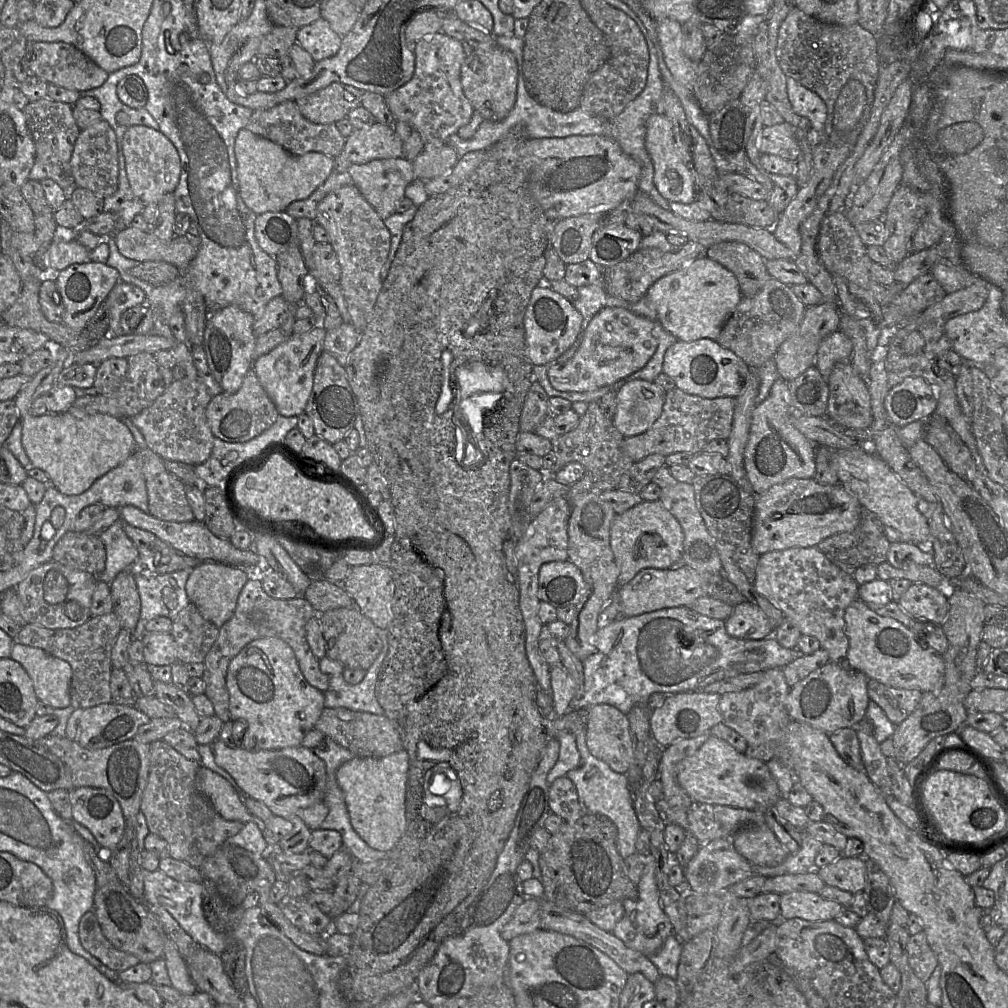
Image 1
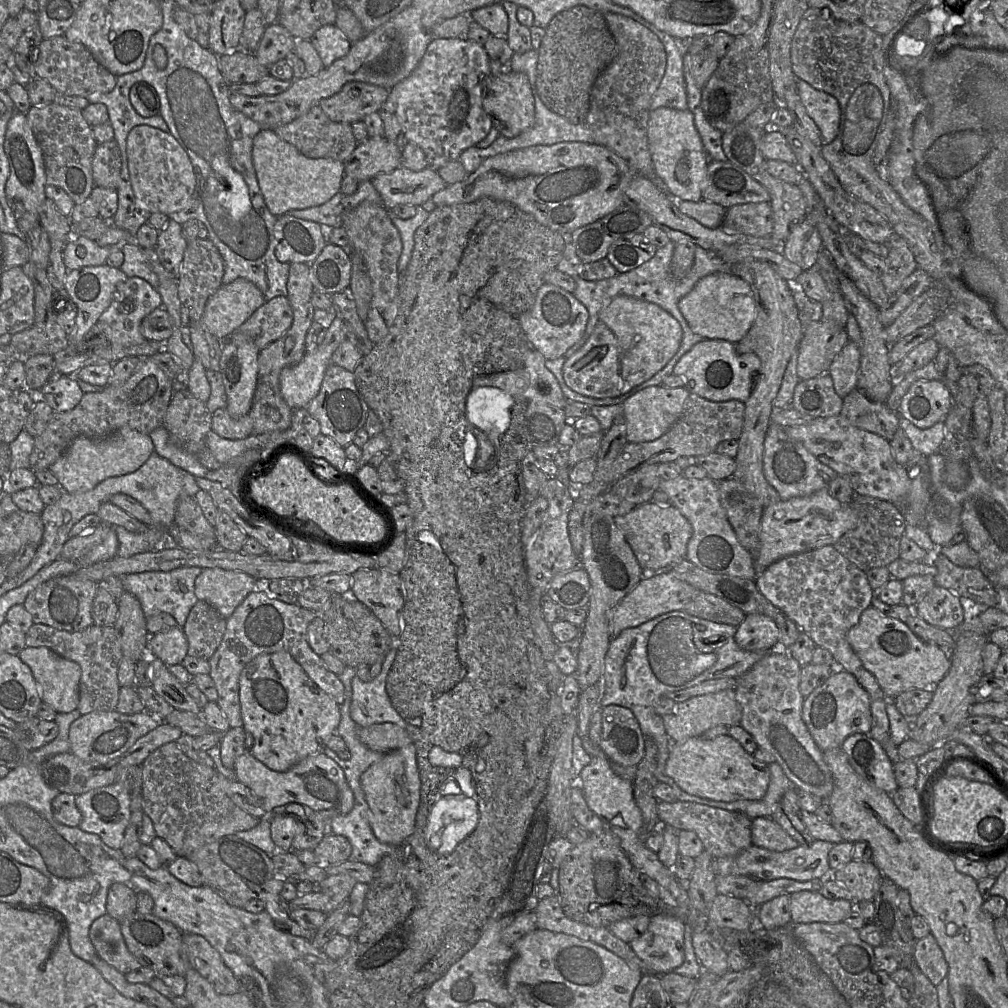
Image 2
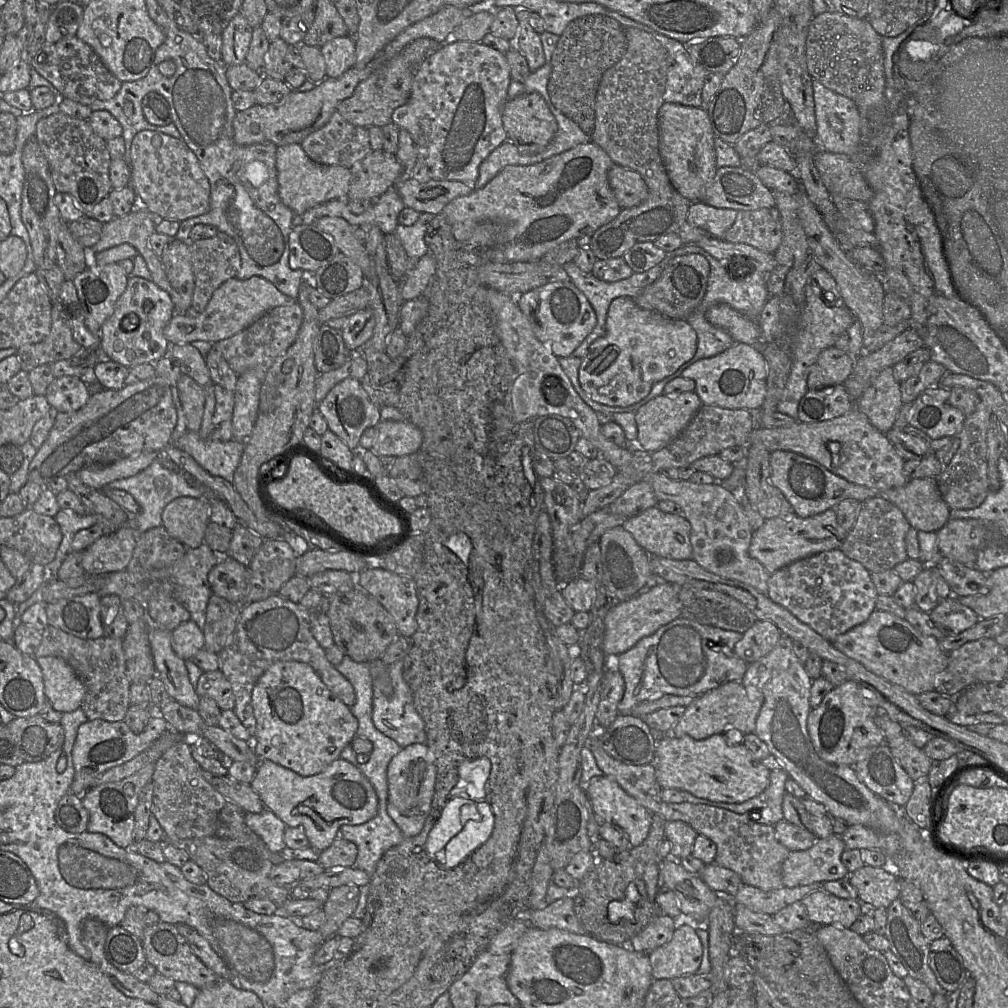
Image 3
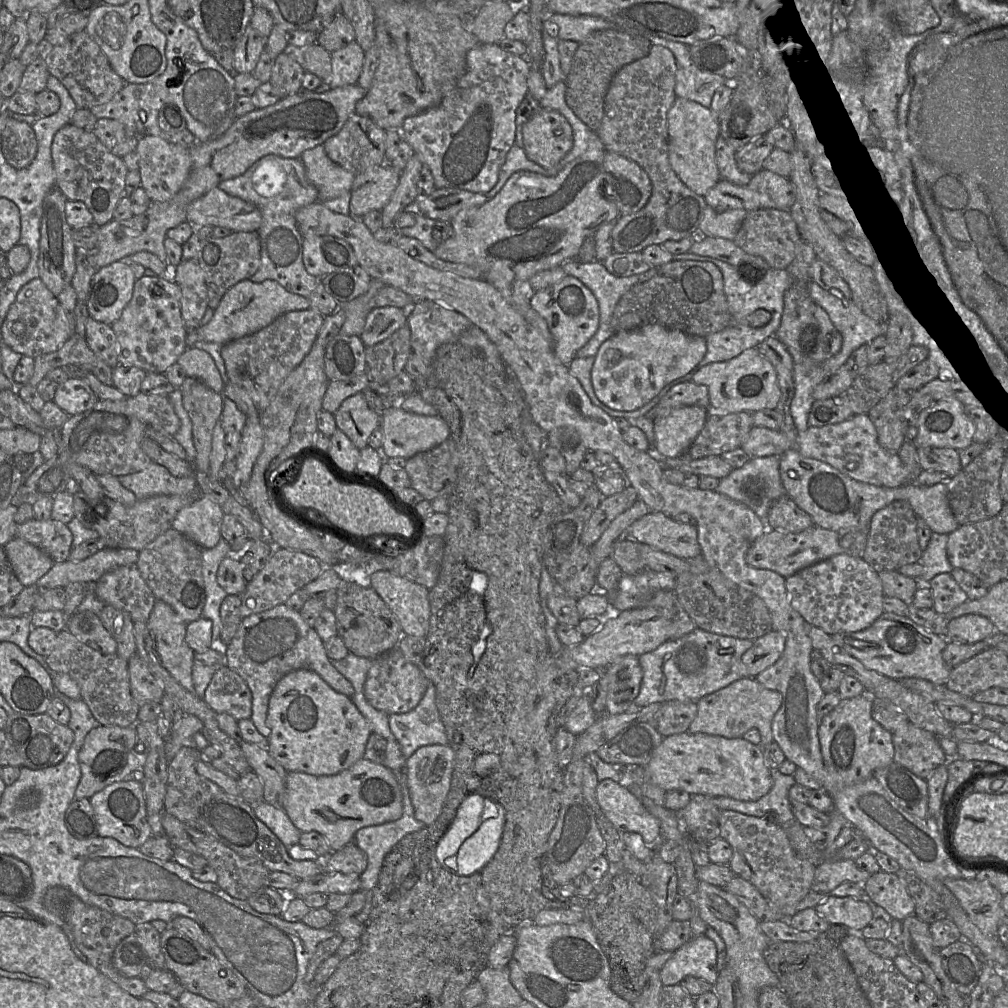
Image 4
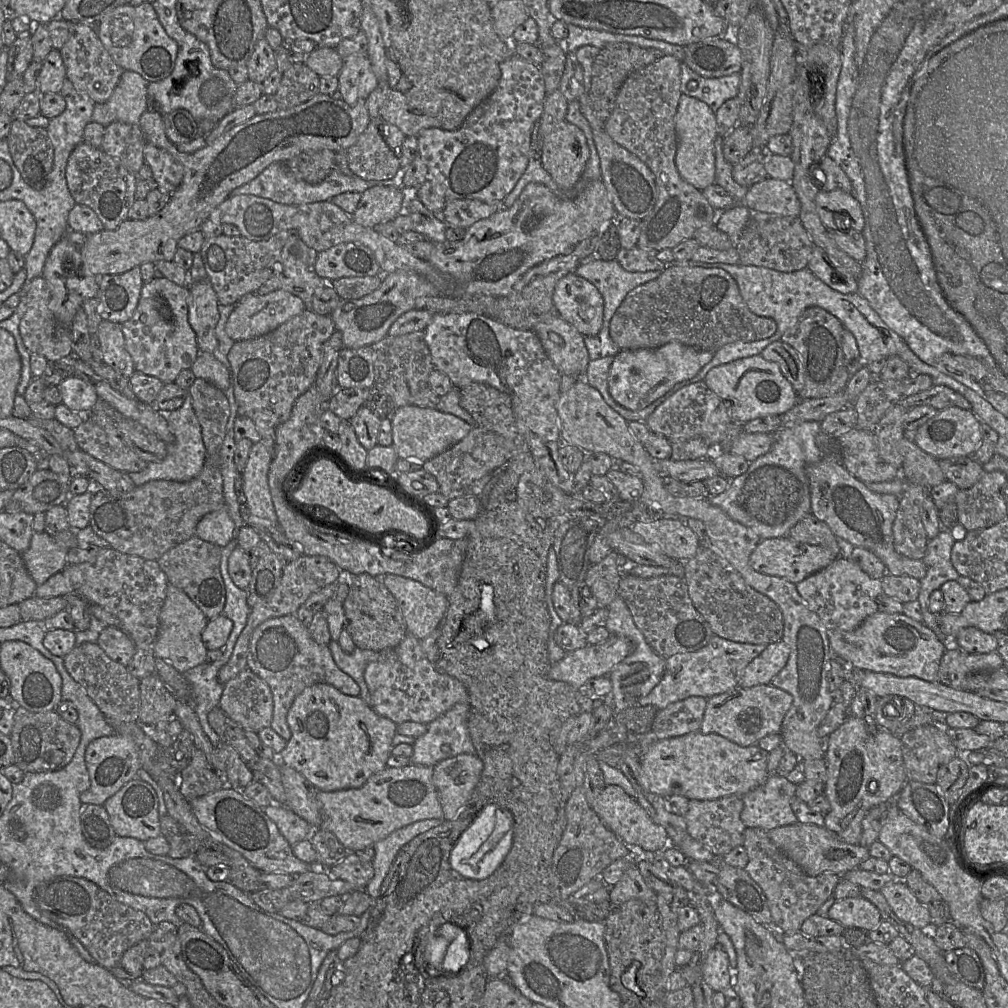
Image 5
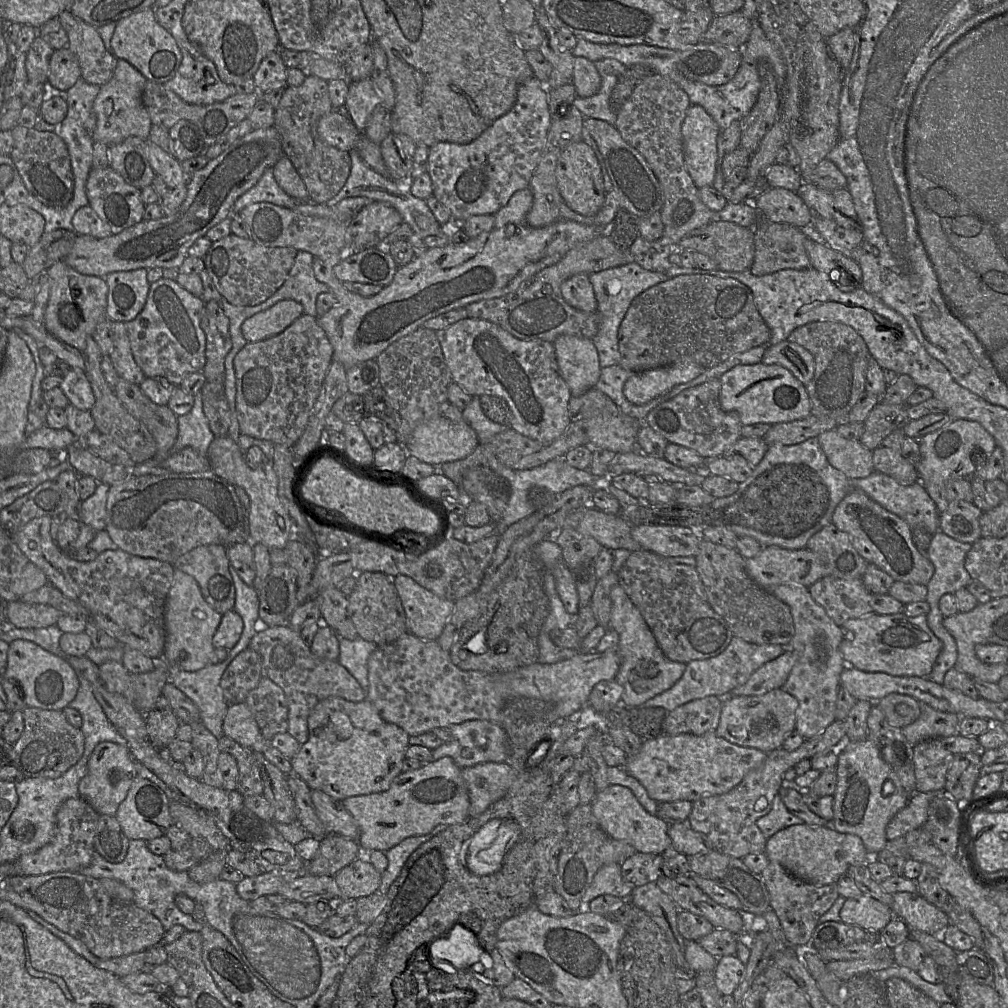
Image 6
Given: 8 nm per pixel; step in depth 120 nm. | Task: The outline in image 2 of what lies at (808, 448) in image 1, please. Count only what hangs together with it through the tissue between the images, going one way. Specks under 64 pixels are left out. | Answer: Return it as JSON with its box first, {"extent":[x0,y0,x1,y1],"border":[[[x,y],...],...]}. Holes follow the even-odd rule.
{"extent":[763,422,838,500],"border":[[[772,422],[764,440],[763,471],[781,500],[811,495],[827,488],[828,484],[838,476],[836,471],[818,461],[800,442],[791,439],[785,427]]]}

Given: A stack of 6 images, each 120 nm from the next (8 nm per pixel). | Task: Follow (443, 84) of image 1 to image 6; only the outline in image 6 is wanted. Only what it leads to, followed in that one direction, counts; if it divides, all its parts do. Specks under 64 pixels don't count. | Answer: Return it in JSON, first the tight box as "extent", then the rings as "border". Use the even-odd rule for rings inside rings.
{"extent":[428,76,552,223],"border":[[[533,76],[518,88],[514,106],[468,144],[439,142],[429,147],[428,174],[433,195],[461,223],[474,215],[495,215],[512,195],[528,188],[552,122],[548,89]]]}

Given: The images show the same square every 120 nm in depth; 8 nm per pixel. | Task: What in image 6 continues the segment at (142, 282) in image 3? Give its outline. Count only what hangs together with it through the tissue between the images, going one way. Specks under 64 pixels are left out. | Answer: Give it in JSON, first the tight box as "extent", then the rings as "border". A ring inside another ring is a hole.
{"extent":[125,277,206,386],"border":[[[163,277],[150,284],[142,311],[135,319],[125,323],[133,357],[146,377],[179,386],[187,375],[203,372],[206,364],[206,335],[201,328],[204,306],[202,297],[193,295],[173,279]]]}

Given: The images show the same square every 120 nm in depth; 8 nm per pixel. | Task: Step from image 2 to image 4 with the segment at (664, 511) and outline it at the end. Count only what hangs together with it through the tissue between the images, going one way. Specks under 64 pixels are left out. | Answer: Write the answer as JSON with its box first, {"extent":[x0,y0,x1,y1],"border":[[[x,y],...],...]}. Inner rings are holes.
{"extent":[628,512,701,560],"border":[[[650,512],[638,519],[630,526],[628,535],[638,543],[685,560],[701,555],[696,526],[676,521],[661,512]]]}

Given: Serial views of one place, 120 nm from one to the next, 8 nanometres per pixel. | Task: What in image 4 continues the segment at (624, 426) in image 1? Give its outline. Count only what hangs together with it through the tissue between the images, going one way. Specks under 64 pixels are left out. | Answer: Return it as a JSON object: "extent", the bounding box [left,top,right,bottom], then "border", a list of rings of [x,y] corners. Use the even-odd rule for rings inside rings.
{"extent":[653,406,708,458],"border":[[[685,406],[653,420],[653,454],[663,458],[683,455],[705,425],[708,412],[700,406]]]}

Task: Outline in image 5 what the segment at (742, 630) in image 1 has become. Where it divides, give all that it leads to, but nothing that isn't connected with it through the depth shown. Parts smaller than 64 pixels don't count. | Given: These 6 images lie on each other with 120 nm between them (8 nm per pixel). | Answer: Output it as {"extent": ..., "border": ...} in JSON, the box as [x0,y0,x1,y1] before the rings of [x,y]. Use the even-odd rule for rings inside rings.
{"extent":[739,640,790,688],"border":[[[783,640],[767,645],[765,650],[745,668],[739,682],[742,688],[770,684],[771,680],[785,667],[790,648]]]}

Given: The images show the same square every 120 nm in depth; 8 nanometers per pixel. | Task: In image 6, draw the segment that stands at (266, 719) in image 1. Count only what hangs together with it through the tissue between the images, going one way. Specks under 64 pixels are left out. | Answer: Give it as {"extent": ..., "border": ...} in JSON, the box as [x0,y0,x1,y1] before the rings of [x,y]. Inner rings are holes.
{"extent":[291,697,410,799],"border":[[[329,697],[320,701],[308,717],[308,740],[291,758],[292,772],[313,790],[320,790],[333,799],[345,798],[389,789],[392,781],[402,773],[402,763],[410,746],[409,735],[400,727],[382,719],[367,699],[360,702],[341,697]]]}

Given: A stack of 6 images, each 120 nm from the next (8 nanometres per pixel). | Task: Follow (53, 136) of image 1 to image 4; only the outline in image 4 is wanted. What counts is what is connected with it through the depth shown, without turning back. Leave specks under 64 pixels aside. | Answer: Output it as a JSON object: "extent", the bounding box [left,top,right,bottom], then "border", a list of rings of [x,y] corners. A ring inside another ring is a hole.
{"extent":[51,123,129,226],"border":[[[72,123],[57,131],[51,145],[56,176],[56,187],[63,195],[83,202],[93,215],[94,224],[103,226],[113,220],[120,200],[127,196],[125,179],[129,171],[122,158],[112,154],[93,132],[85,131]]]}

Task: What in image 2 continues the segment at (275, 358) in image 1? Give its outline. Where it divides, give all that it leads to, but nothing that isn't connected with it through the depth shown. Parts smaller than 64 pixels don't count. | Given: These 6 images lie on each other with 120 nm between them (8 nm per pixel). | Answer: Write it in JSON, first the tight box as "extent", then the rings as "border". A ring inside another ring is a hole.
{"extent":[279,317,347,409],"border":[[[336,317],[326,329],[323,341],[314,351],[307,351],[299,363],[288,366],[281,371],[279,376],[280,392],[289,407],[292,409],[306,408],[310,401],[318,394],[326,368],[330,365],[332,354],[347,338],[347,324],[341,317]]]}

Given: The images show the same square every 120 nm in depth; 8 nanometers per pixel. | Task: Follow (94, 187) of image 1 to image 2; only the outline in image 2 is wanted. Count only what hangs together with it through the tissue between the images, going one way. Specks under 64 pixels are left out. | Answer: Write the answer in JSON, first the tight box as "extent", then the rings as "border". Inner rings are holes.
{"extent":[92,138,121,189],"border":[[[115,138],[99,143],[92,160],[95,186],[116,189],[120,183],[121,166],[120,150]]]}

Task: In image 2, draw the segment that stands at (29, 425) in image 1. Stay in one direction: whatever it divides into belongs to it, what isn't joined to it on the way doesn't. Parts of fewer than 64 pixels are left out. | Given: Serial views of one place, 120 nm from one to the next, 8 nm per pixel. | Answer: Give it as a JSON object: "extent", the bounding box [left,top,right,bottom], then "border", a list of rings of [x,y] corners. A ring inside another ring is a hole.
{"extent":[48,428,154,493],"border":[[[121,428],[103,437],[77,437],[48,470],[58,479],[62,492],[81,493],[92,490],[110,477],[135,472],[153,453],[154,445],[149,435],[131,428]]]}

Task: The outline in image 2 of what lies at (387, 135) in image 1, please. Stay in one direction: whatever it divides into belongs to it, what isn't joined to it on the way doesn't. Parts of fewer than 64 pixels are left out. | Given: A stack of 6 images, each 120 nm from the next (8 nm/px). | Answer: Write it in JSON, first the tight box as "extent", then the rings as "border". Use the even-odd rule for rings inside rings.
{"extent":[344,137,402,183],"border":[[[369,137],[357,145],[344,165],[345,174],[358,183],[370,181],[401,166],[402,151],[394,141],[385,137]]]}

